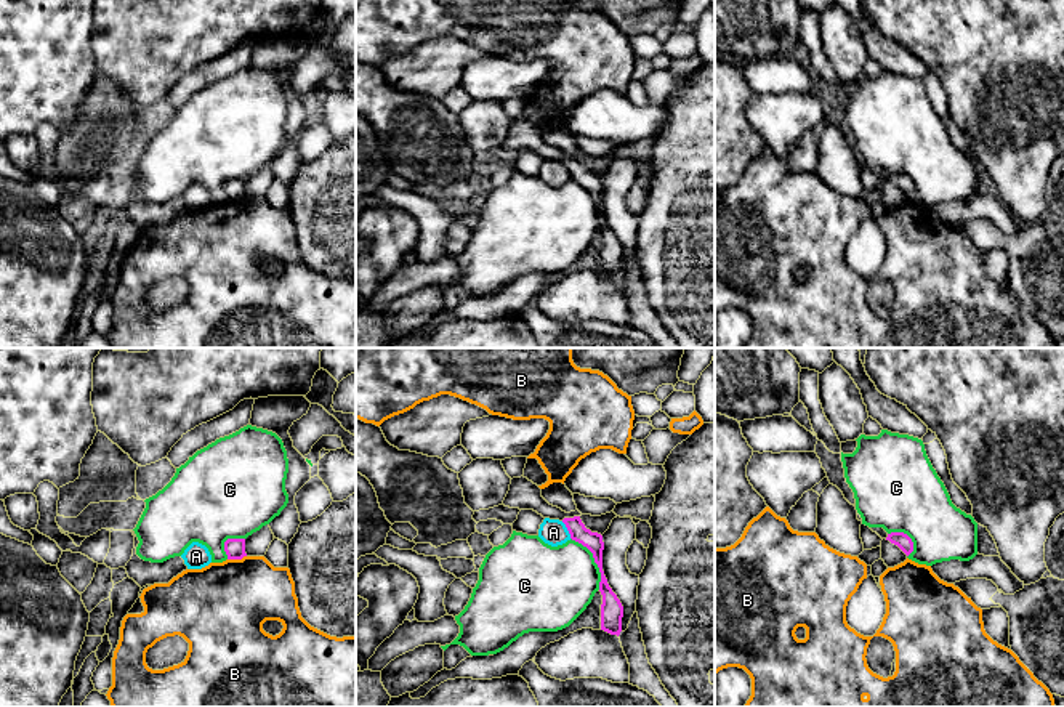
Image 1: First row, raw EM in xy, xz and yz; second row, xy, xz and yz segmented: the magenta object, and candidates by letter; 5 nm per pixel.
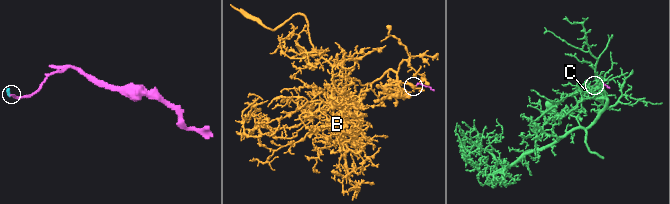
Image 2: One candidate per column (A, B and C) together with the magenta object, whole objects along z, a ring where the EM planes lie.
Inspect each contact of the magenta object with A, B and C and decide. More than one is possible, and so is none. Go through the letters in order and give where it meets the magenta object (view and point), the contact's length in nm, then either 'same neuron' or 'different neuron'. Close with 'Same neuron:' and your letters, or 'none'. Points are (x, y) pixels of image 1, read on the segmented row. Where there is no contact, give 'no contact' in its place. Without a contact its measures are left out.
A: xz (568, 529) | 100 nm | different neuron
B: xy (236, 558) | 100 nm | different neuron
C: xz (595, 561) | 300 nm | different neuron
Same neuron: none

